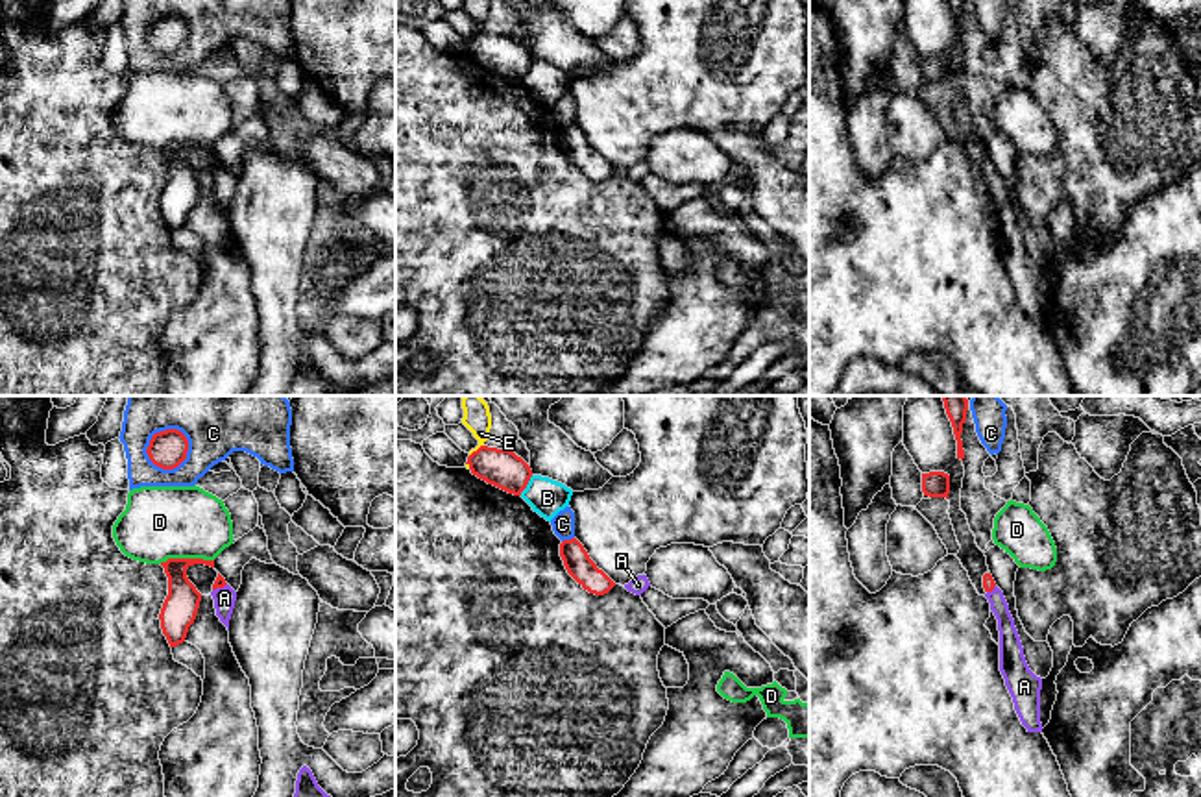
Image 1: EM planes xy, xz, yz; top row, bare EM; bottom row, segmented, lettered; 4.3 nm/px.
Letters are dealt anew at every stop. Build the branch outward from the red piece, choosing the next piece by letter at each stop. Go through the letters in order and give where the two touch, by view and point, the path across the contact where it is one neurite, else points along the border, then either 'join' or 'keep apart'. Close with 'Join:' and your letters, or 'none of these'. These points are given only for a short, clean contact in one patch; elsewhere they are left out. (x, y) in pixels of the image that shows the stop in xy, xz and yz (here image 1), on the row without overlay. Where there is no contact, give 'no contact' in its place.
A: contact xy (218, 172); way xy (220, 167), (218, 172), (224, 183); join
B: contact xz (527, 69); keep apart
C: contact xy (163, 17); keep apart
D: contact xy (185, 145); keep apart
E: contact xz (477, 36); keep apart
Join: A

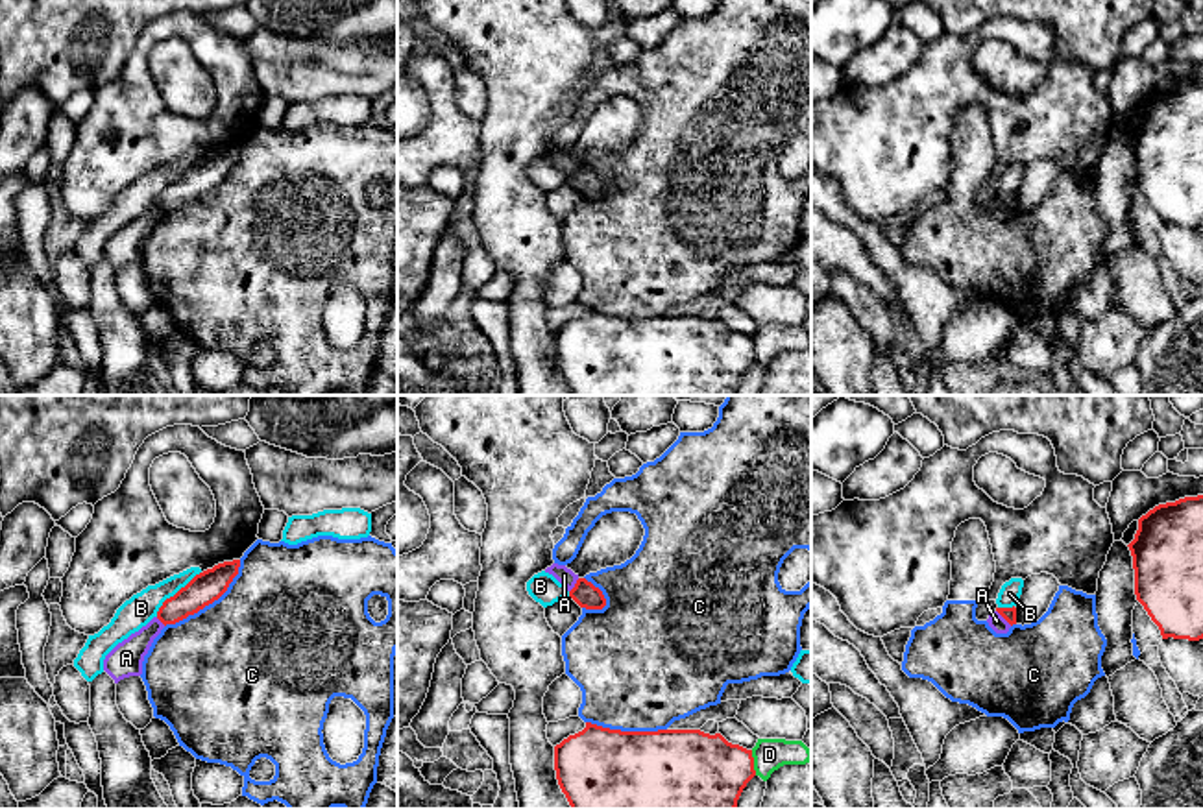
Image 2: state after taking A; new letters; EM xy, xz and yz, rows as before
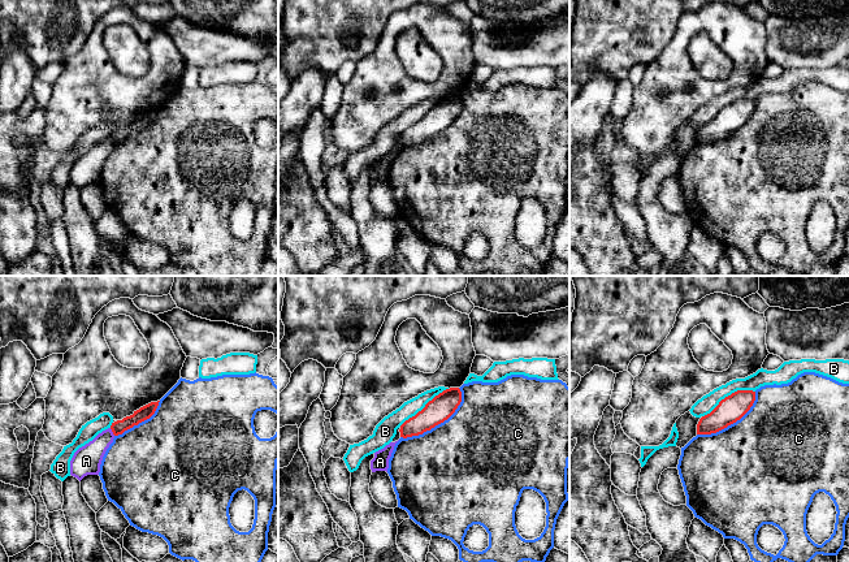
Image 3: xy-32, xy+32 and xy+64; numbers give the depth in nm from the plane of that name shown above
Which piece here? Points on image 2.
A: contact yz (1004, 204); border yz (996, 196), (1011, 211); keep apart
B: contact xy (176, 180); keep apart
C: contact xy (209, 189); keep apart
D: contact xz (753, 350); keep apart
Join: none of these

